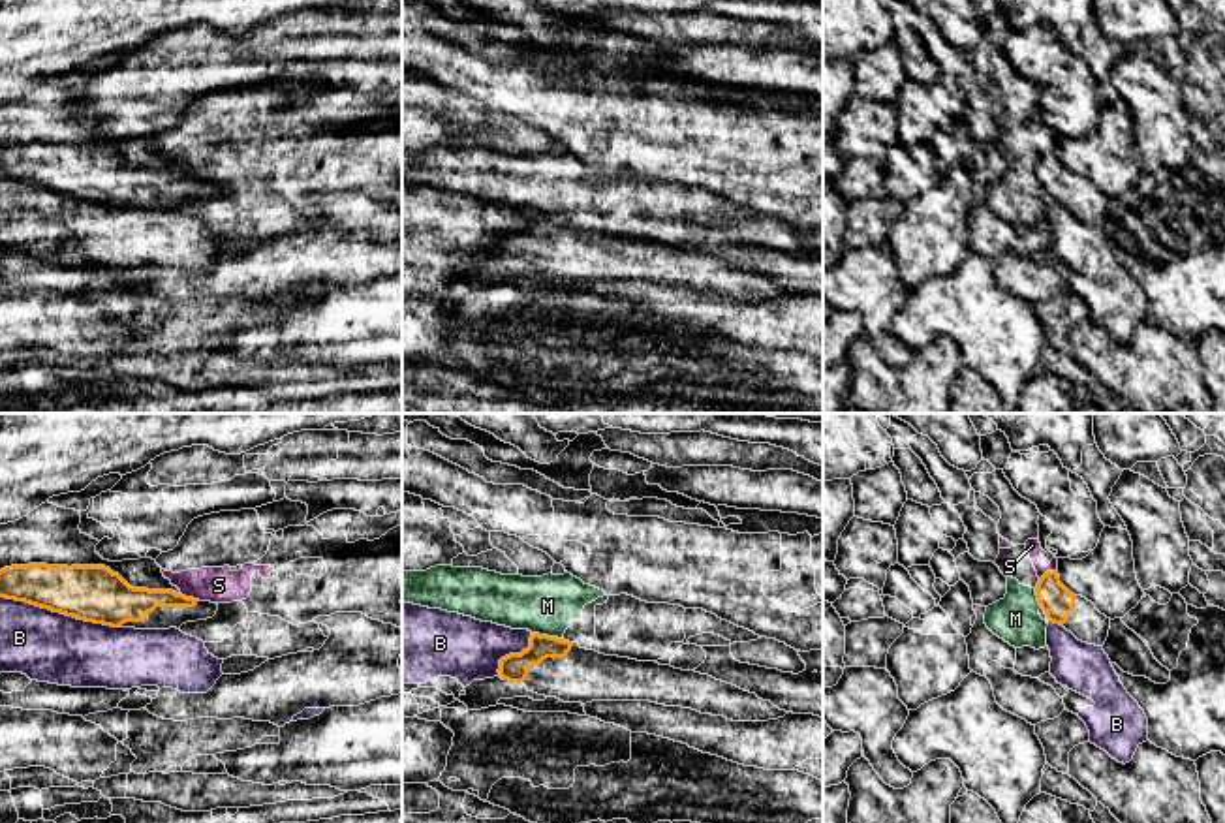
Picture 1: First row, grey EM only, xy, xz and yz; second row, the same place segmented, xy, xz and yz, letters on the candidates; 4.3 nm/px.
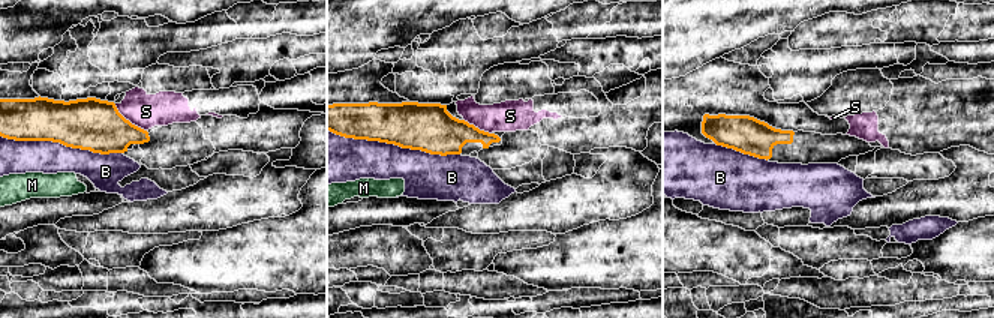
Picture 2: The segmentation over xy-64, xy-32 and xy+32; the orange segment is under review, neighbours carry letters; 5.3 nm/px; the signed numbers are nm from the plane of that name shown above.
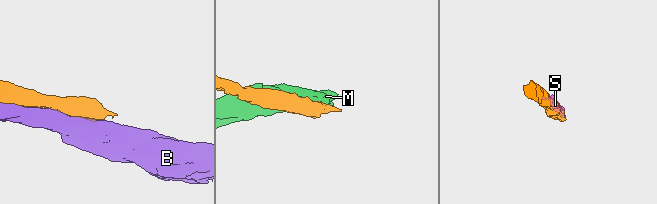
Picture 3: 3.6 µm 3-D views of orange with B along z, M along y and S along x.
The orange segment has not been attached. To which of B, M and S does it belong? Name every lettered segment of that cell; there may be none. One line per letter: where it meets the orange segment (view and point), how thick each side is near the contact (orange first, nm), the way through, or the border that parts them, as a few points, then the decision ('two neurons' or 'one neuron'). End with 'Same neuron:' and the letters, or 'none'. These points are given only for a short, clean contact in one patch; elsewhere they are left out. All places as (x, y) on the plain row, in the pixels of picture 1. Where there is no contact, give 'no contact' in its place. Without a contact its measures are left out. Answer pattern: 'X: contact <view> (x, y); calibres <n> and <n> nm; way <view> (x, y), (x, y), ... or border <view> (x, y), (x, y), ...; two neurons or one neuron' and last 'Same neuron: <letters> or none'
B: contact xy (61, 192); calibres 240 and 300 nm; two neurons
M: contact xz (547, 215); calibres 120 and 260 nm; two neurons
S: contact yz (1047, 151); calibres 140 and 60 nm; border yz (1056, 149), (1049, 149), (1039, 158); two neurons
Same neuron: none

